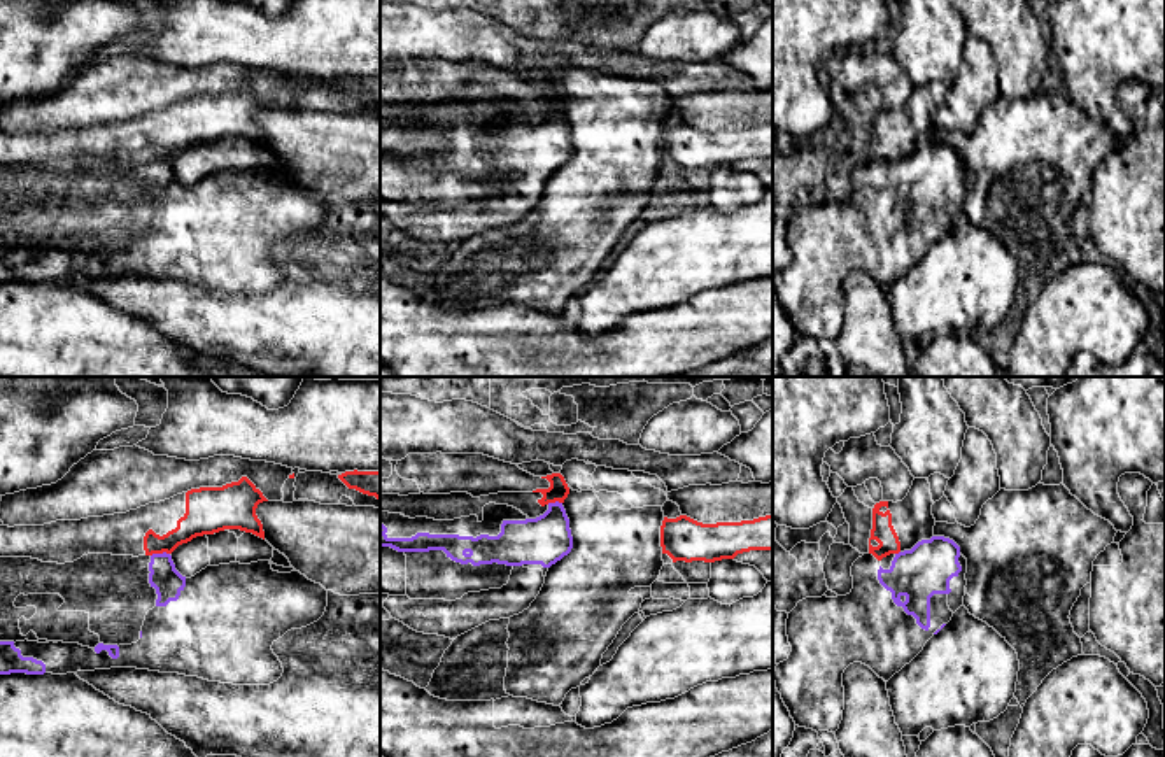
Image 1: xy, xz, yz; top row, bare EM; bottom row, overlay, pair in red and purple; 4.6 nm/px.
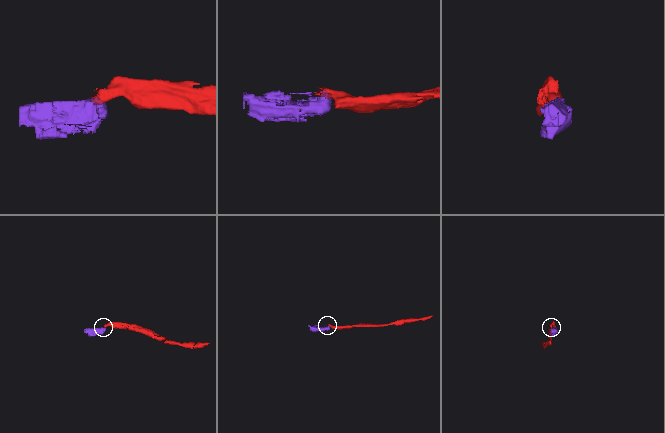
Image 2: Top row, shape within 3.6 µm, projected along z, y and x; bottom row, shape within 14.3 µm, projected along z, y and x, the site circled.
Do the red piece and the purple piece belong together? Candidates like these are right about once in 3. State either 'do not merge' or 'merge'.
do not merge

